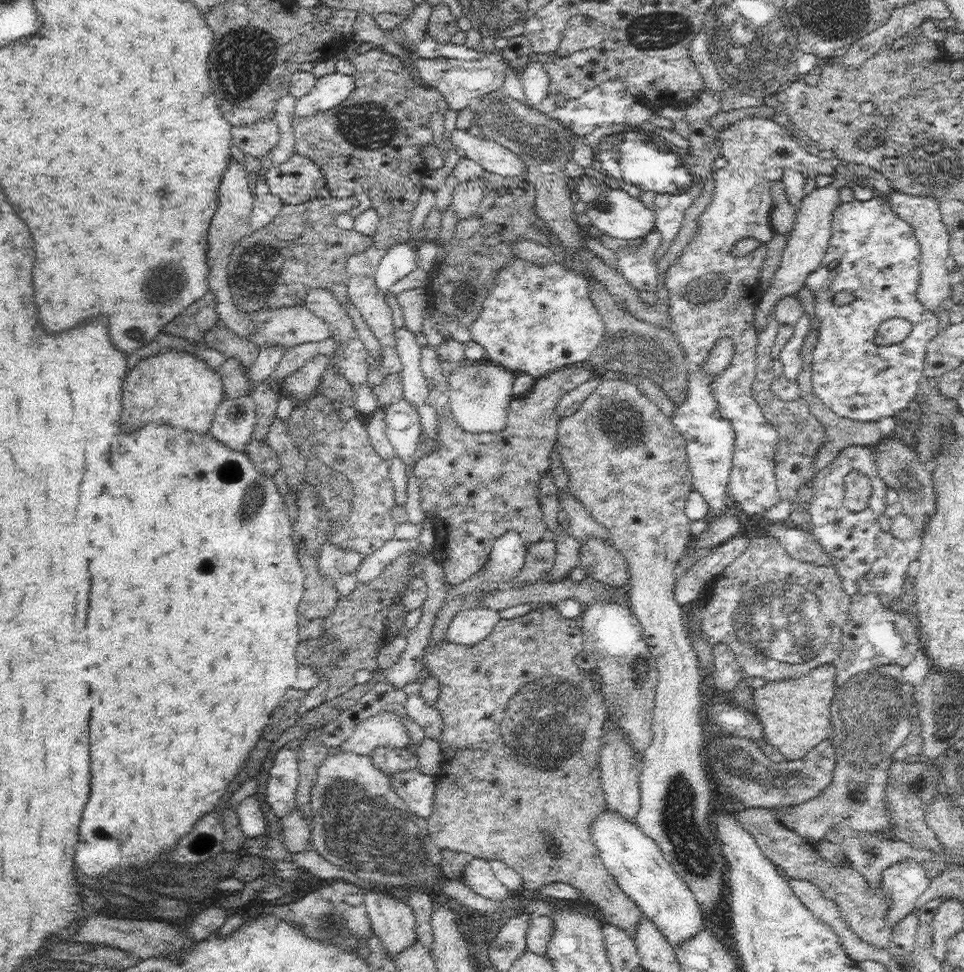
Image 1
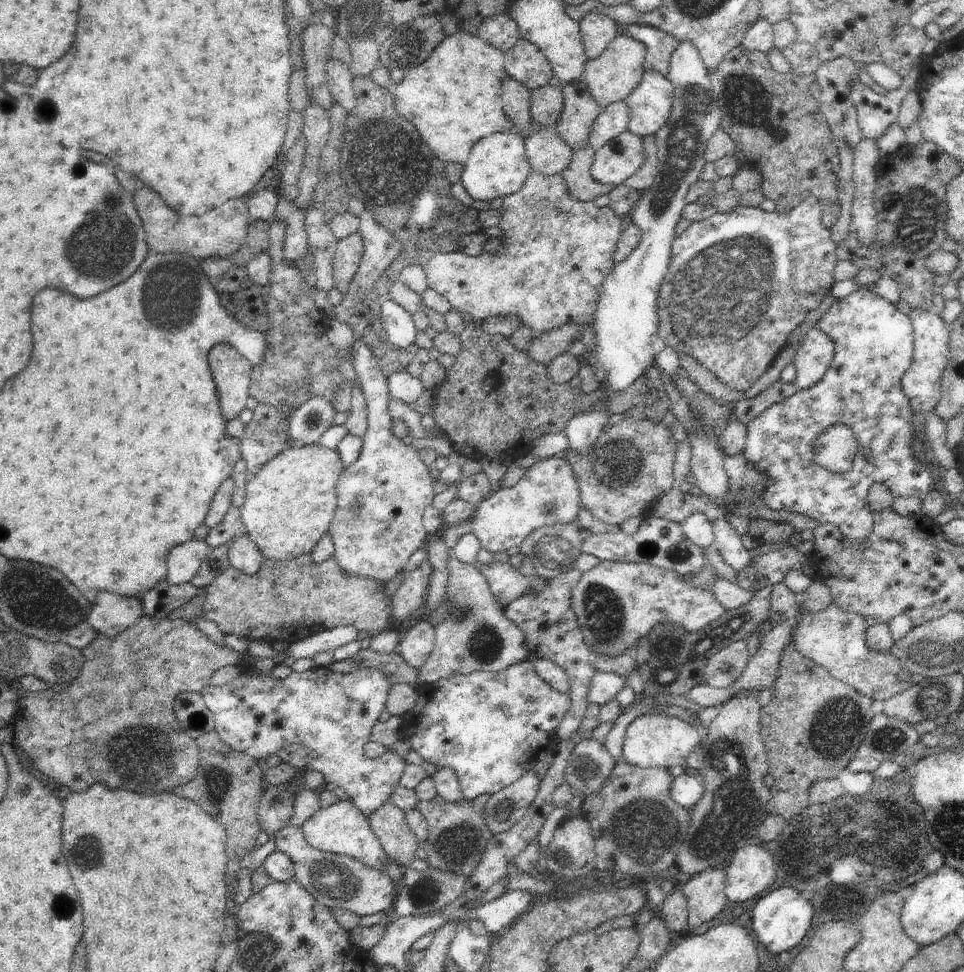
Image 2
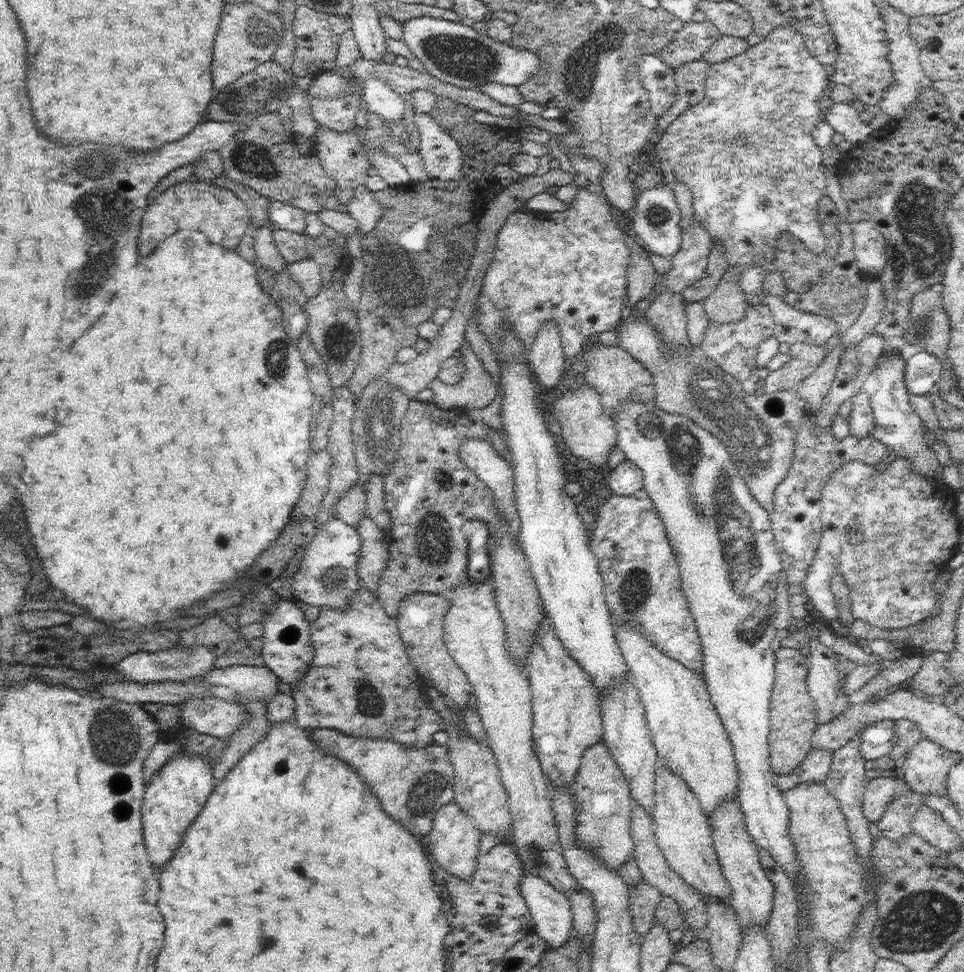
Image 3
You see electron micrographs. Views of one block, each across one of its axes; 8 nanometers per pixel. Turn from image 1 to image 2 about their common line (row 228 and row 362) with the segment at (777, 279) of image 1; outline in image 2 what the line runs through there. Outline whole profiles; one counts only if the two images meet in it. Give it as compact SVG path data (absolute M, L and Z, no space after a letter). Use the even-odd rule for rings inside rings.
M812 327L801 340L793 360L796 369L794 384L798 390L806 390L821 381L821 378L830 368L833 356L835 355L834 341L818 327Z

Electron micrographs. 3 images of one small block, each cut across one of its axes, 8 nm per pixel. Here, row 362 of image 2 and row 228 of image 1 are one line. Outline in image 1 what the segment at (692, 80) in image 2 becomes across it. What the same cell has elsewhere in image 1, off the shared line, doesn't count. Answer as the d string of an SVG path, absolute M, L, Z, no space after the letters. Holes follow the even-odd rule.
M609 185L609 190L601 192L592 202L588 202L585 214L590 219L594 233L603 233L614 238L644 238L655 229L655 214L652 209L623 189L616 189L615 185Z

